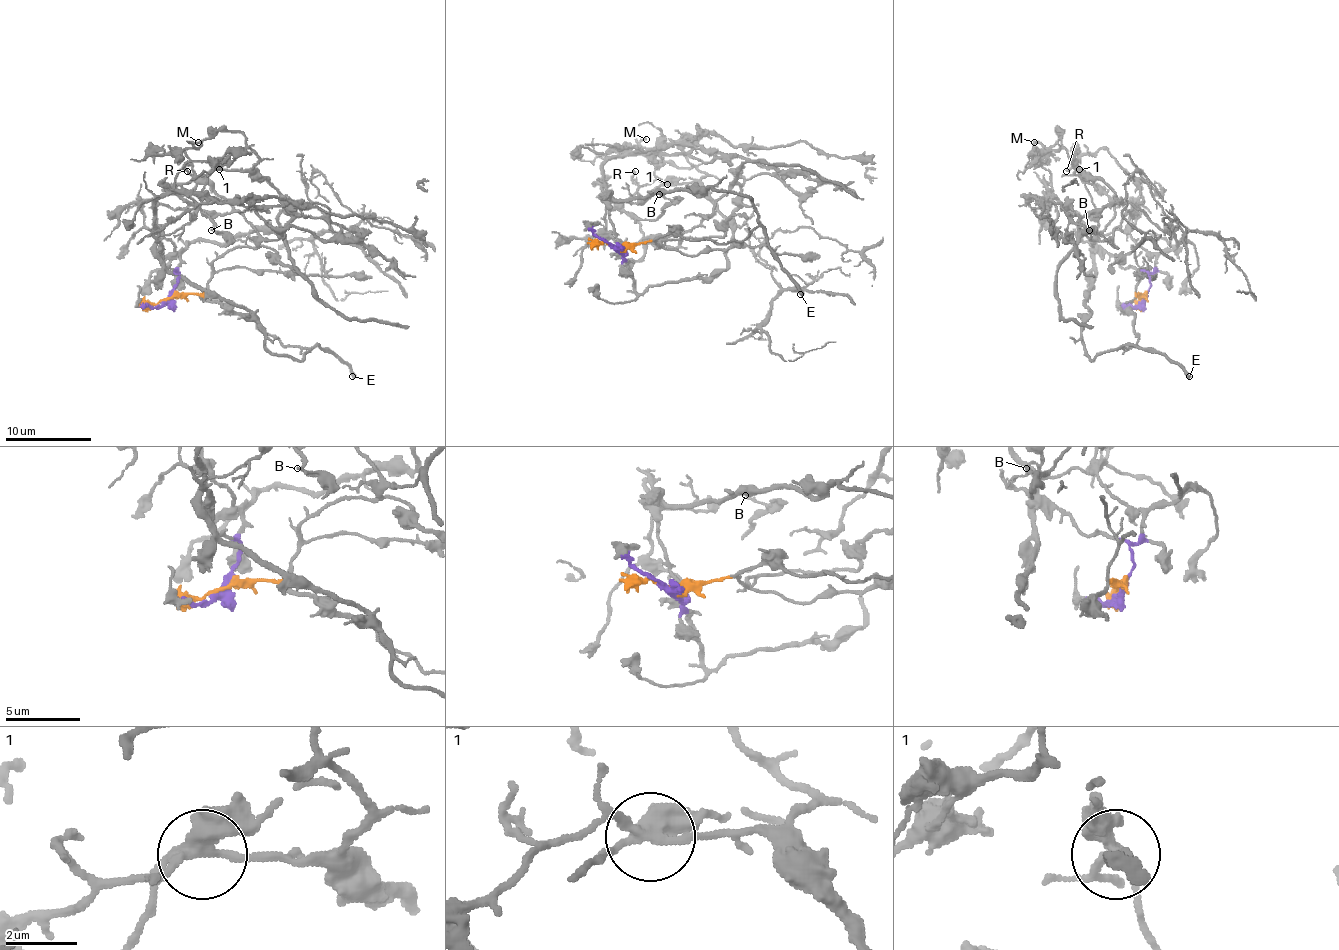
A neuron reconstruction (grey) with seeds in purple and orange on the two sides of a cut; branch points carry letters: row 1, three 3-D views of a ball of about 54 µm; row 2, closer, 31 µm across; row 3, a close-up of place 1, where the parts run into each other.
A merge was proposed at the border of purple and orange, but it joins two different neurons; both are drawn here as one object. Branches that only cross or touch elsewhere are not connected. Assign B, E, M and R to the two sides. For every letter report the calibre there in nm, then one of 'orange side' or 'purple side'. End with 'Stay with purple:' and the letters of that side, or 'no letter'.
B: 160 nm | purple side
E: 360 nm | orange side
M: 150 nm | purple side
R: 180 nm | purple side
Stay with purple: B, M, R

